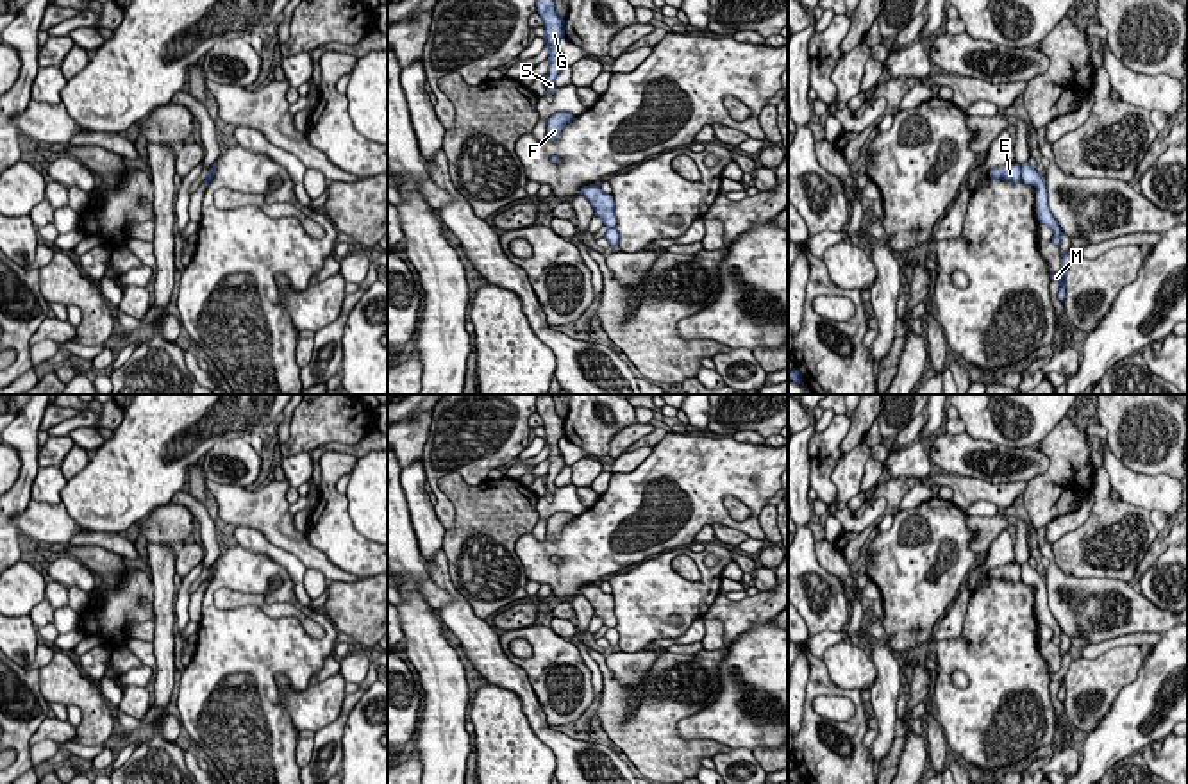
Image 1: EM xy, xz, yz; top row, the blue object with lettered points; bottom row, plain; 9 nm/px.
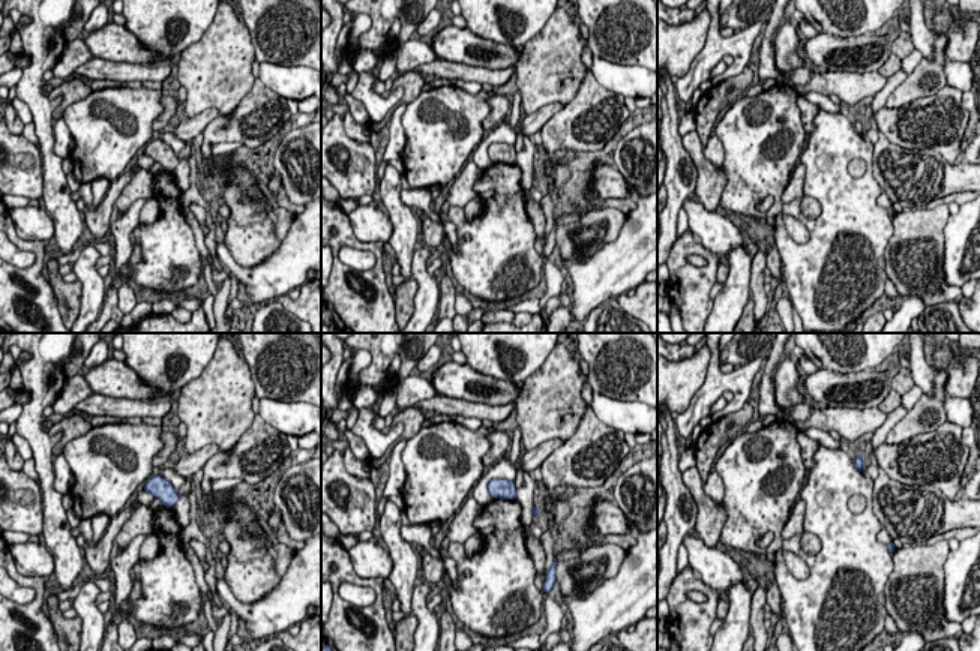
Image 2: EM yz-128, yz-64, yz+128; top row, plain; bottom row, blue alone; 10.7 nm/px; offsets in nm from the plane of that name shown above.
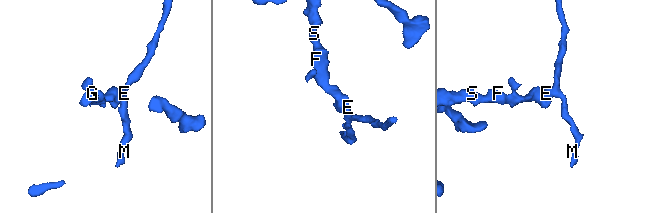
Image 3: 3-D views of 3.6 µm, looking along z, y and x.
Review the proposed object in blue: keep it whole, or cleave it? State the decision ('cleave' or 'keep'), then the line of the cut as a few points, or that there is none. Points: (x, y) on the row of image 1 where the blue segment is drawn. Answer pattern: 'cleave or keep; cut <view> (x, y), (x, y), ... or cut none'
cleave; cut yz (1019, 165), (1022, 179)

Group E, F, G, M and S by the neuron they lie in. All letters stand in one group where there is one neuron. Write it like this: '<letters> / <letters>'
E F G S / M

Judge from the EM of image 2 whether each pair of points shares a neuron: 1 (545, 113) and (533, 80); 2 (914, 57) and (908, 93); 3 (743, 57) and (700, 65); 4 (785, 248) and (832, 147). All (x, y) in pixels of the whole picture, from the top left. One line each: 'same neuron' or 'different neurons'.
1: different neurons
2: different neurons
3: same neuron
4: same neuron

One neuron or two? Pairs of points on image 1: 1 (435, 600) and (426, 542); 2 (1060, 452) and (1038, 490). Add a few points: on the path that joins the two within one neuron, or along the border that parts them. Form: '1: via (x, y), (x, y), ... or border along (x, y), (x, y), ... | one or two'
1: border along (427, 577), (420, 584), (420, 595), (433, 609) | two
2: via (1060, 461), (1060, 468), (1047, 481) | one

